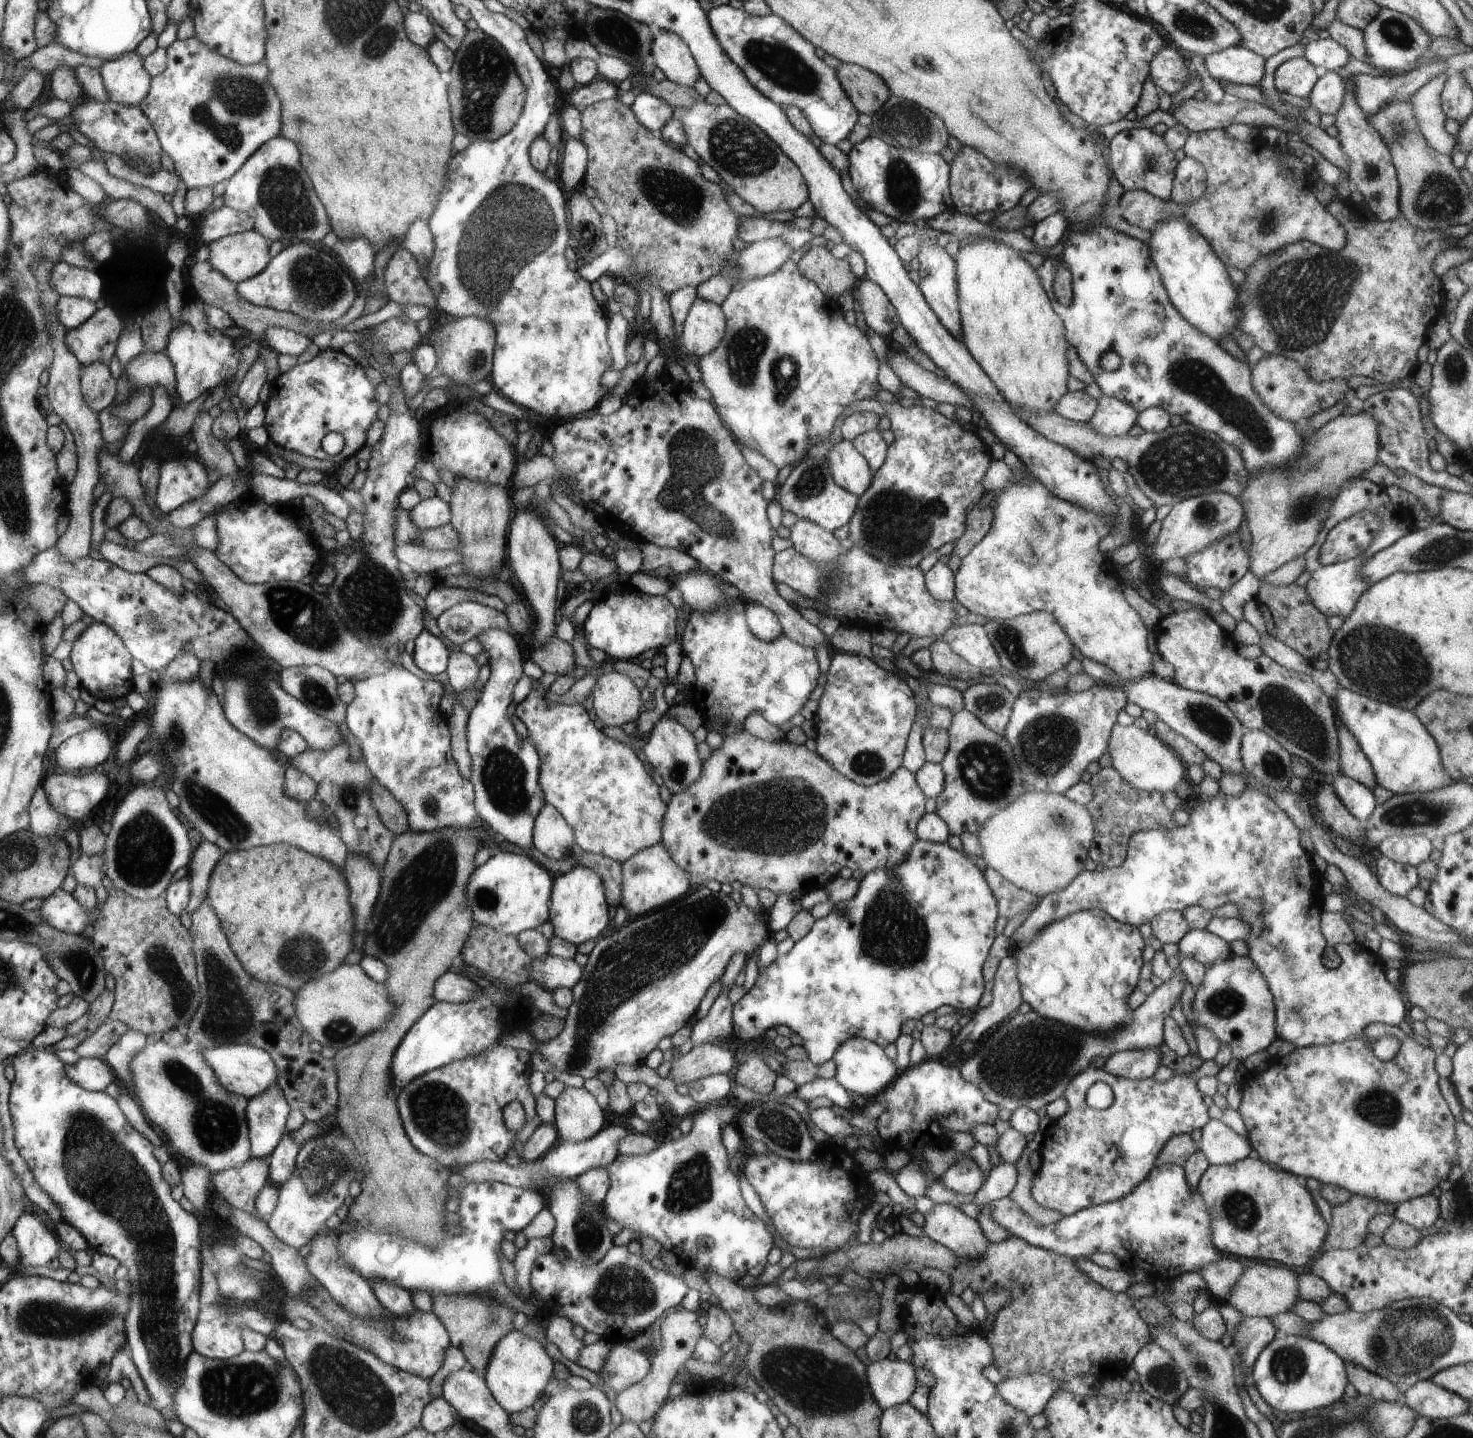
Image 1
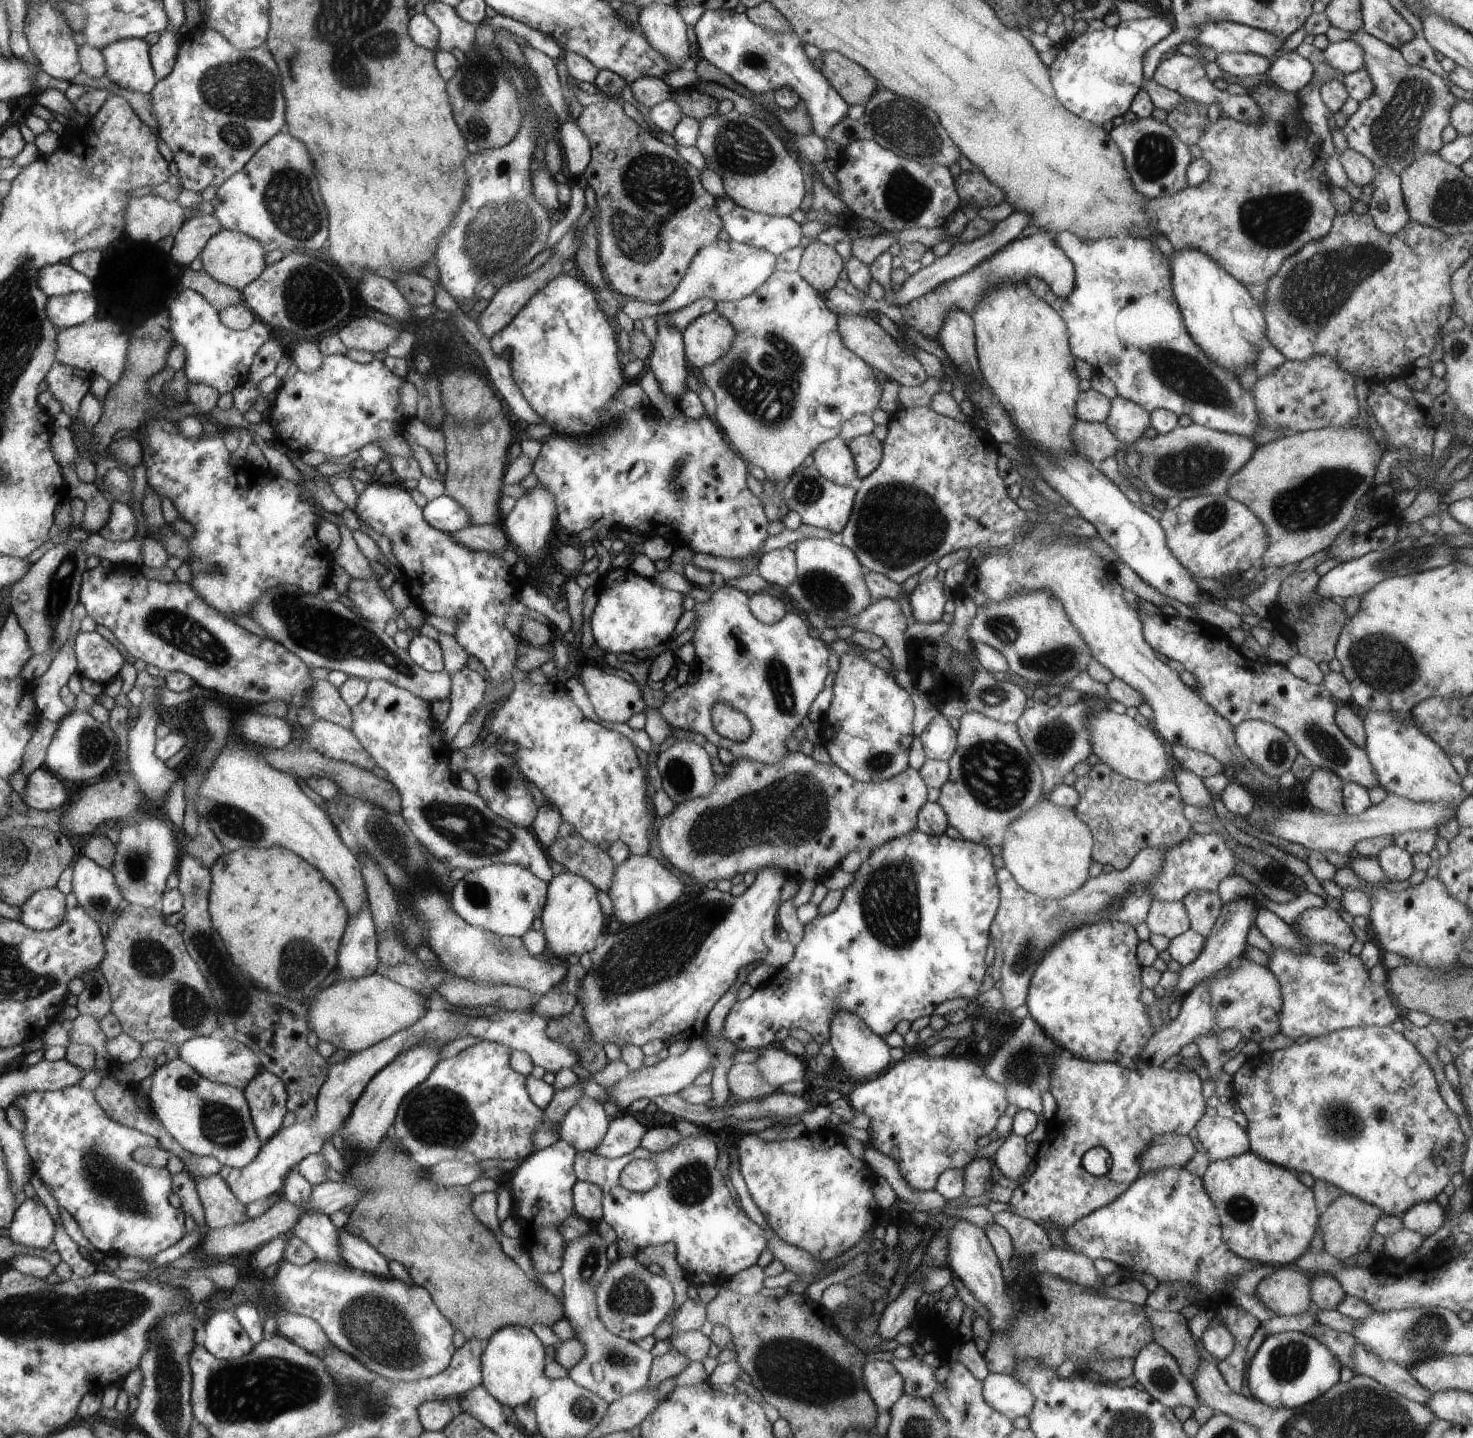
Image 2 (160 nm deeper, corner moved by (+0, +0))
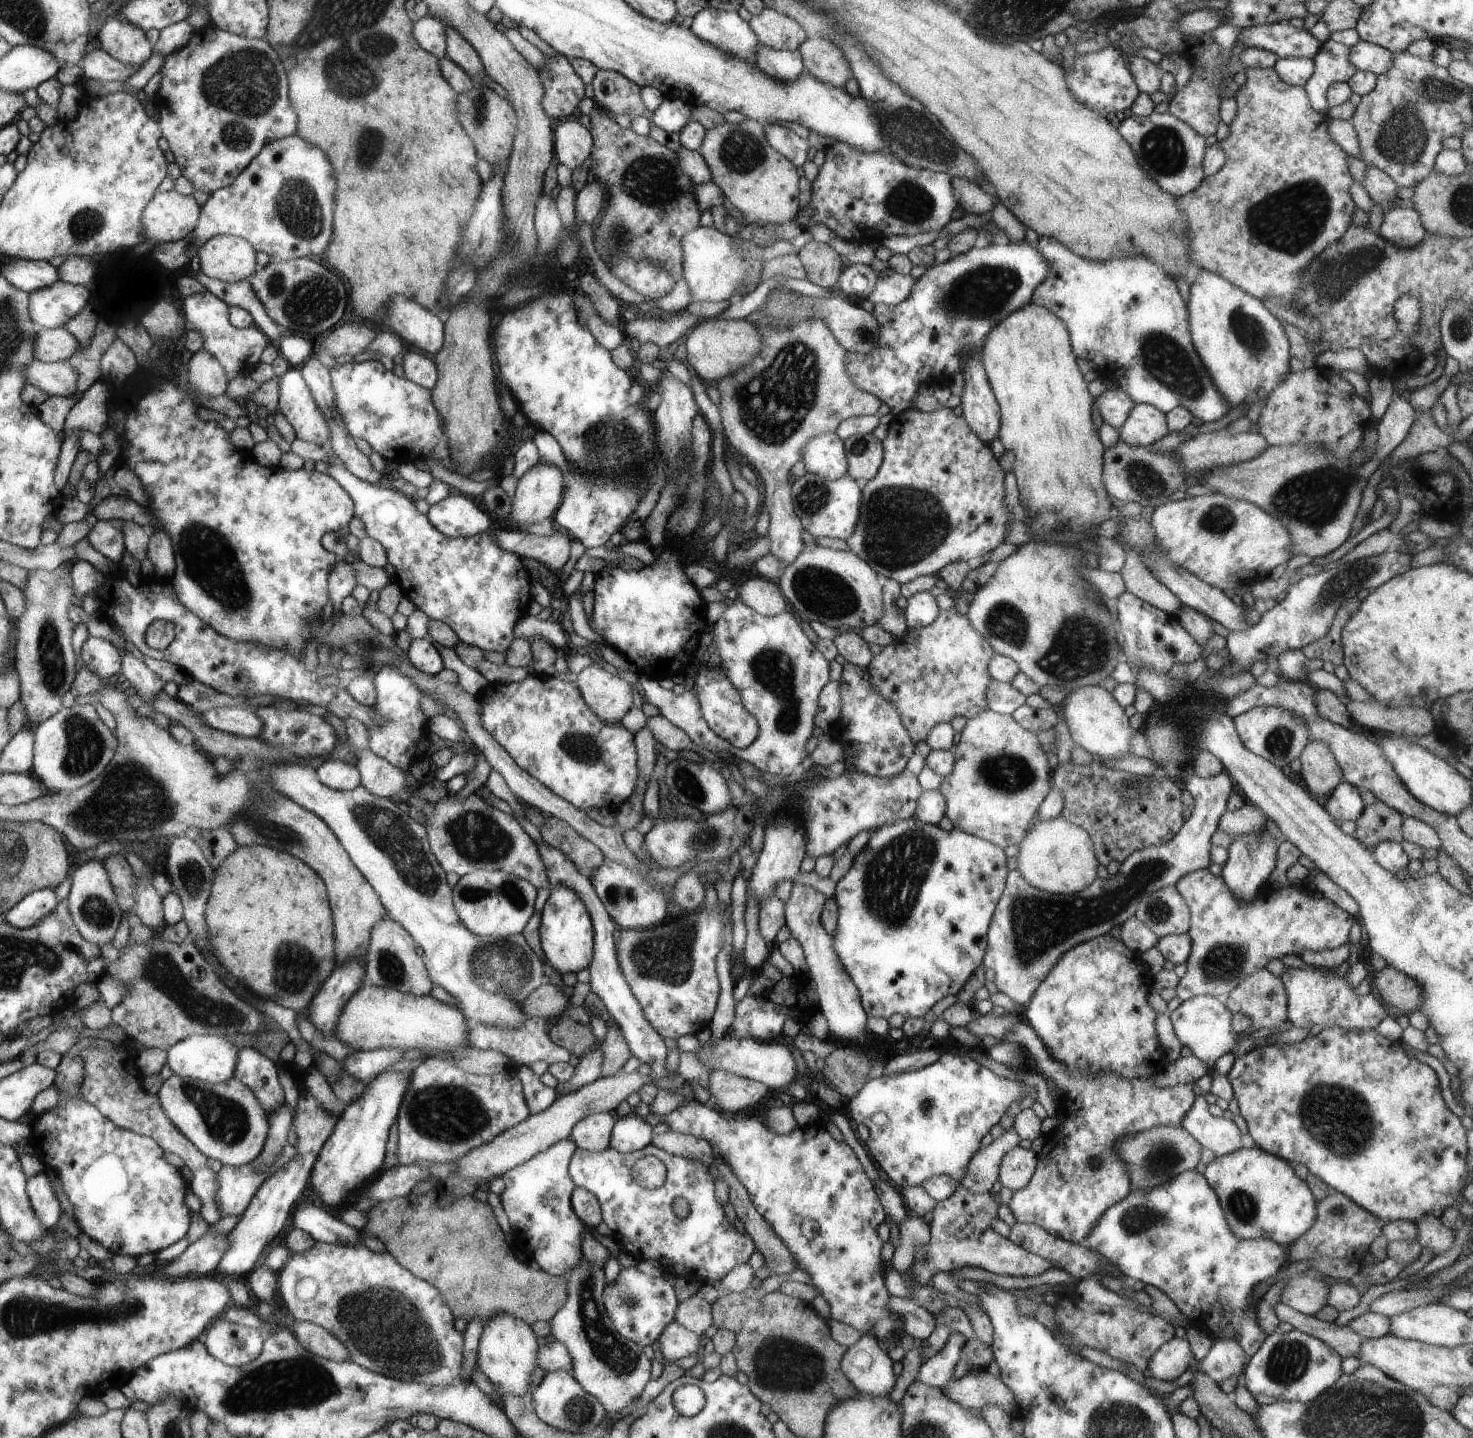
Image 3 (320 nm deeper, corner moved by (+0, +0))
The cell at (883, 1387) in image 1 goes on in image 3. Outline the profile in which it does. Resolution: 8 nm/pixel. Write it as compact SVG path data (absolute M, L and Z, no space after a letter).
M862 1335L860 1340L848 1348L845 1356L841 1360L841 1369L846 1378L857 1387L857 1392L867 1395L888 1395L896 1384L894 1376L893 1360L890 1359L887 1351L882 1350L878 1345L878 1340L873 1335Z

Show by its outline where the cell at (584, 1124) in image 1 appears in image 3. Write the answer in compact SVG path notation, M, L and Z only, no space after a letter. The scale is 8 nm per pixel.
M612 1113L590 1114L573 1126L569 1139L578 1149L601 1153L608 1148L608 1142L611 1142L614 1122L616 1118Z

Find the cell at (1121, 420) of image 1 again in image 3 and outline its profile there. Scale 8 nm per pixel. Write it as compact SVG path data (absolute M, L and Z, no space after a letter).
M1137 403L1118 432L1120 440L1134 446L1146 446L1158 442L1158 440L1170 434L1171 430L1167 423L1167 416L1161 410L1146 403Z

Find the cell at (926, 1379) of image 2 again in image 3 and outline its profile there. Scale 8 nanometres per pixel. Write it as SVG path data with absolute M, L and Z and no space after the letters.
M962 1334L950 1336L946 1346L933 1359L921 1364L916 1381L942 1390L954 1378L955 1368L966 1342L967 1339Z

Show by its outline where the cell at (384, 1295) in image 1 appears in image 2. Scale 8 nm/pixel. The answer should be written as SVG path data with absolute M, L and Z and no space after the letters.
M344 1228L339 1230L339 1251L346 1263L360 1270L391 1279L388 1260L369 1242Z

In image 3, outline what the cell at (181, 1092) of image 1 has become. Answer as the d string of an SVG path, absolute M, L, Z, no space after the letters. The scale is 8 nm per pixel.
M172 1075L166 1079L158 1092L165 1113L170 1120L201 1150L205 1157L220 1160L223 1165L239 1167L250 1165L262 1152L268 1140L269 1121L266 1110L263 1109L255 1092L245 1085L237 1076L226 1082L204 1083L196 1079L180 1075Z

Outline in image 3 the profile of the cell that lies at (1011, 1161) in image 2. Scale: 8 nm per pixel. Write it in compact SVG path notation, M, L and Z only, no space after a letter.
M1020 1145L1009 1150L999 1166L1000 1184L1013 1193L1027 1187L1038 1164L1037 1155L1032 1149L1024 1149Z

